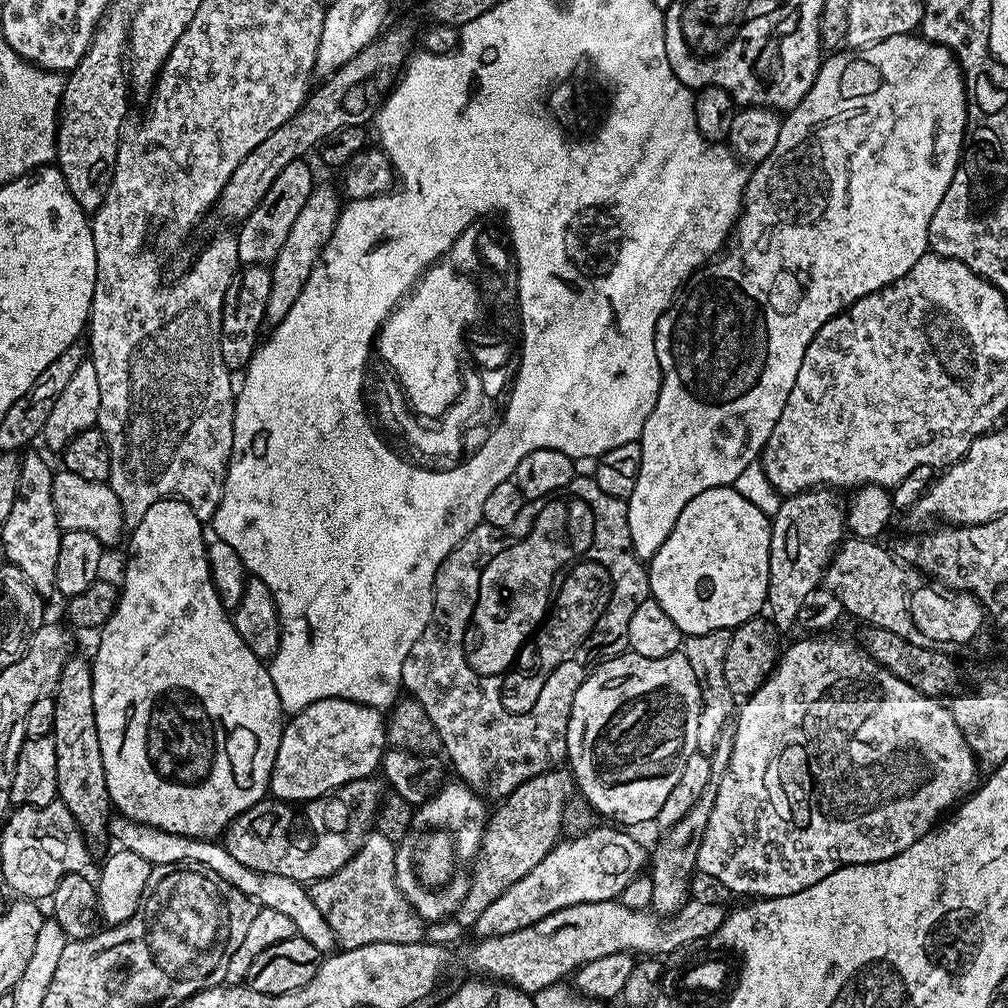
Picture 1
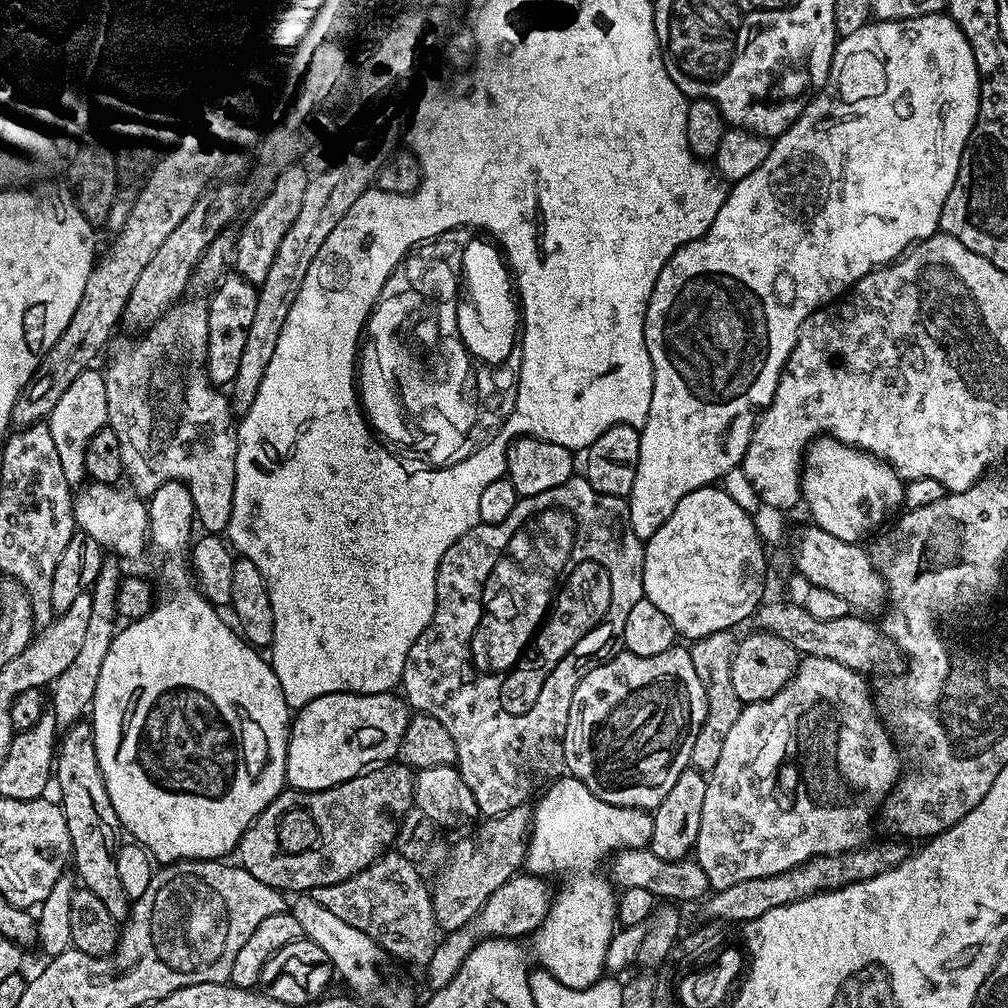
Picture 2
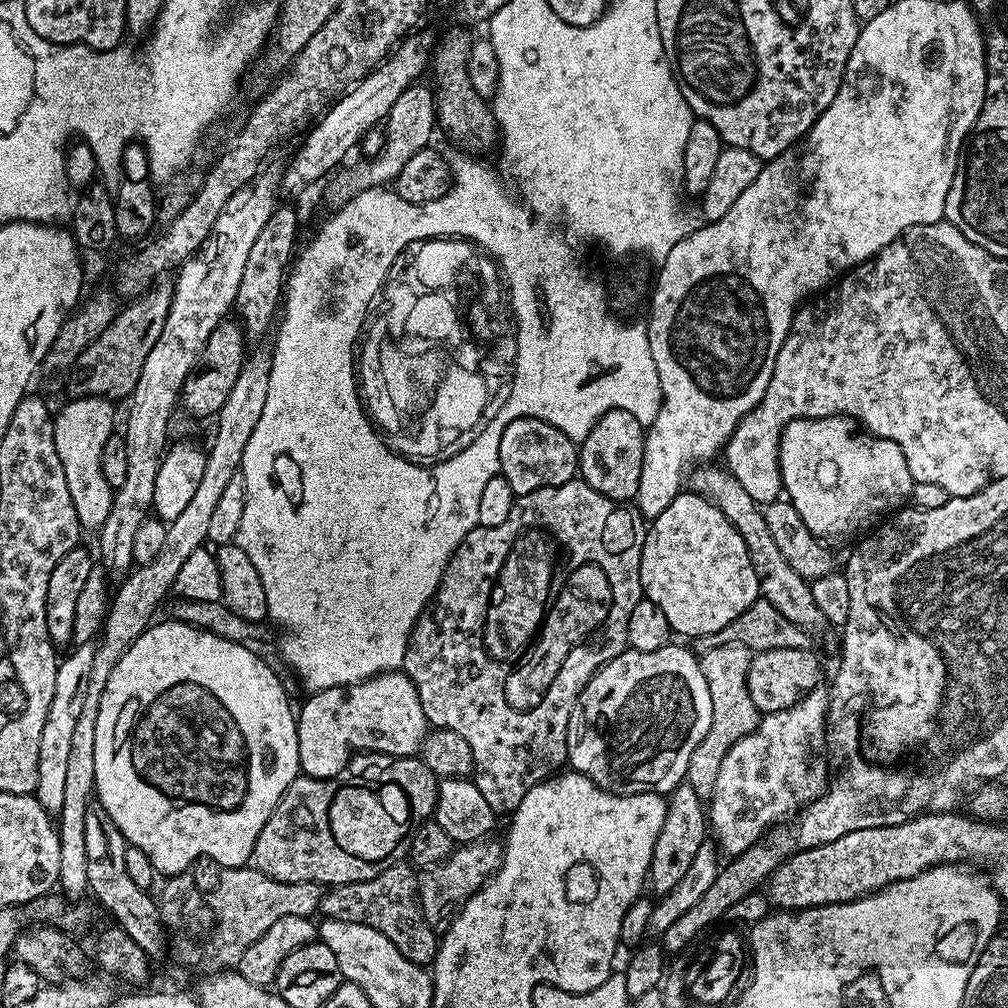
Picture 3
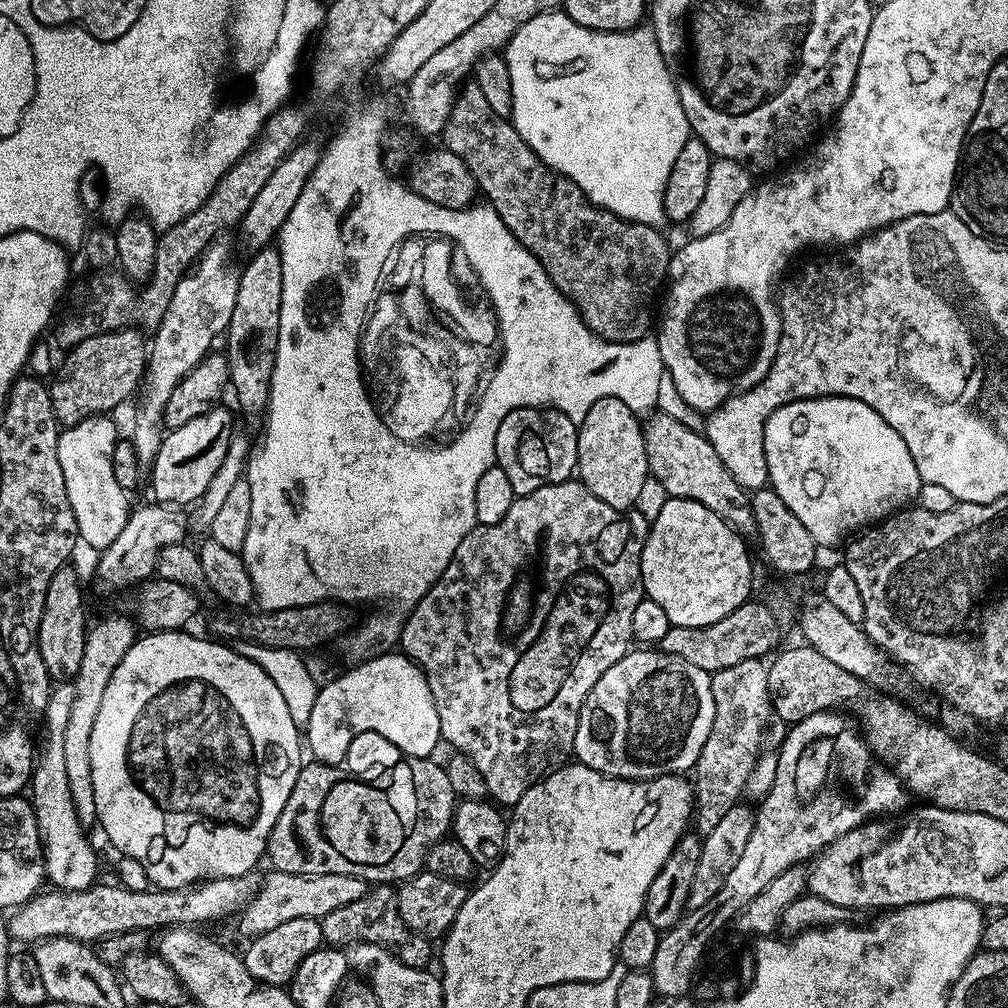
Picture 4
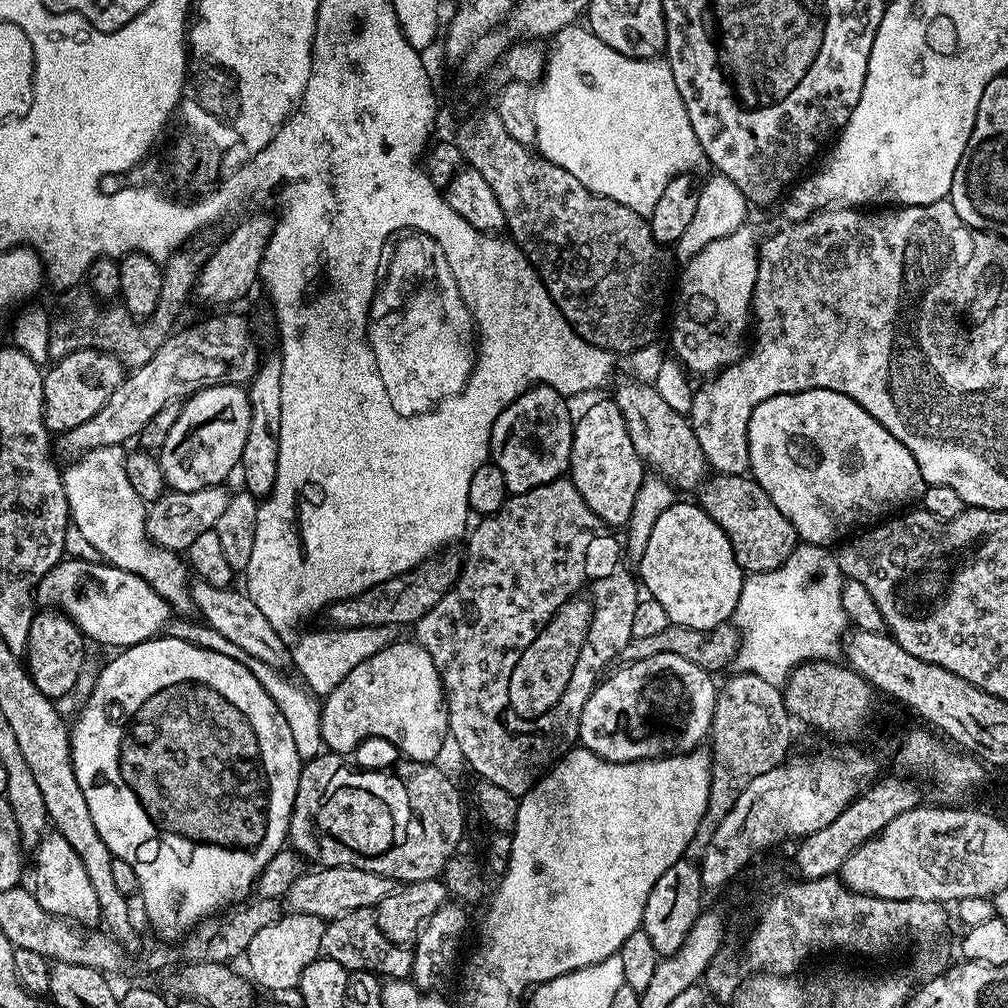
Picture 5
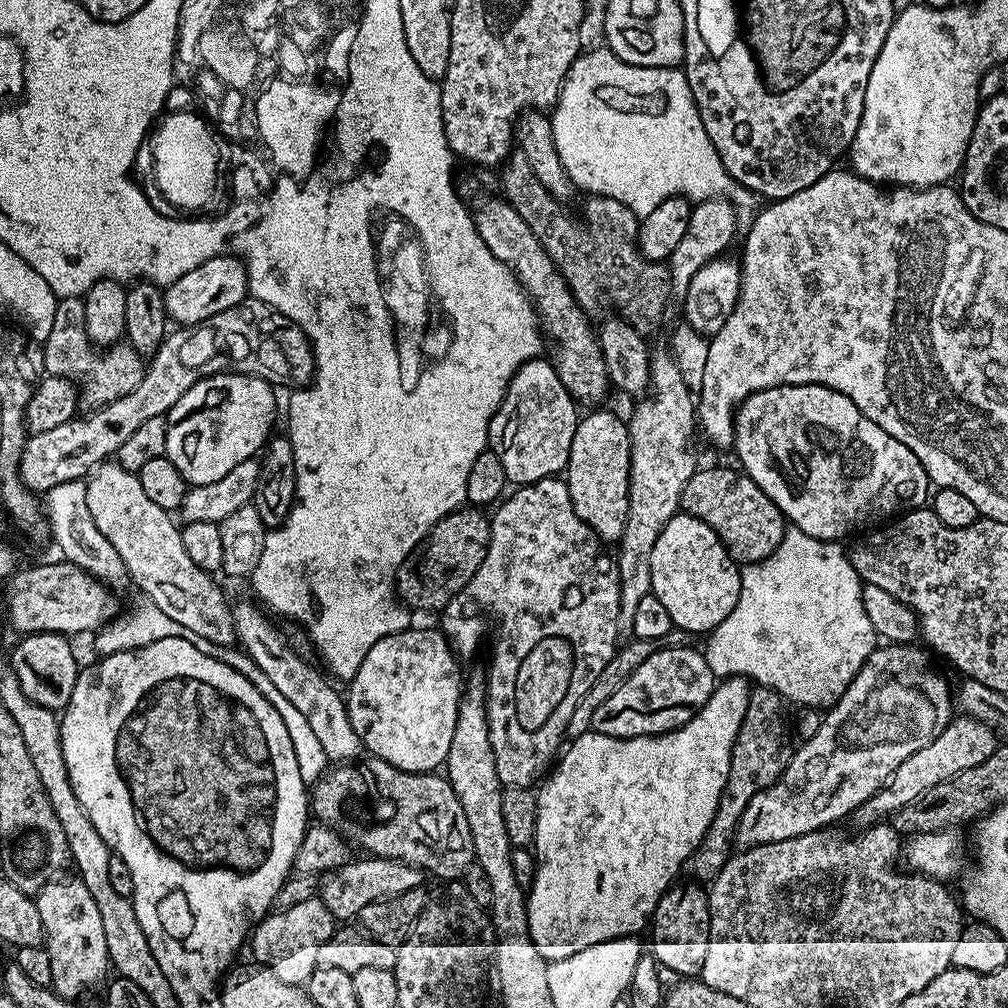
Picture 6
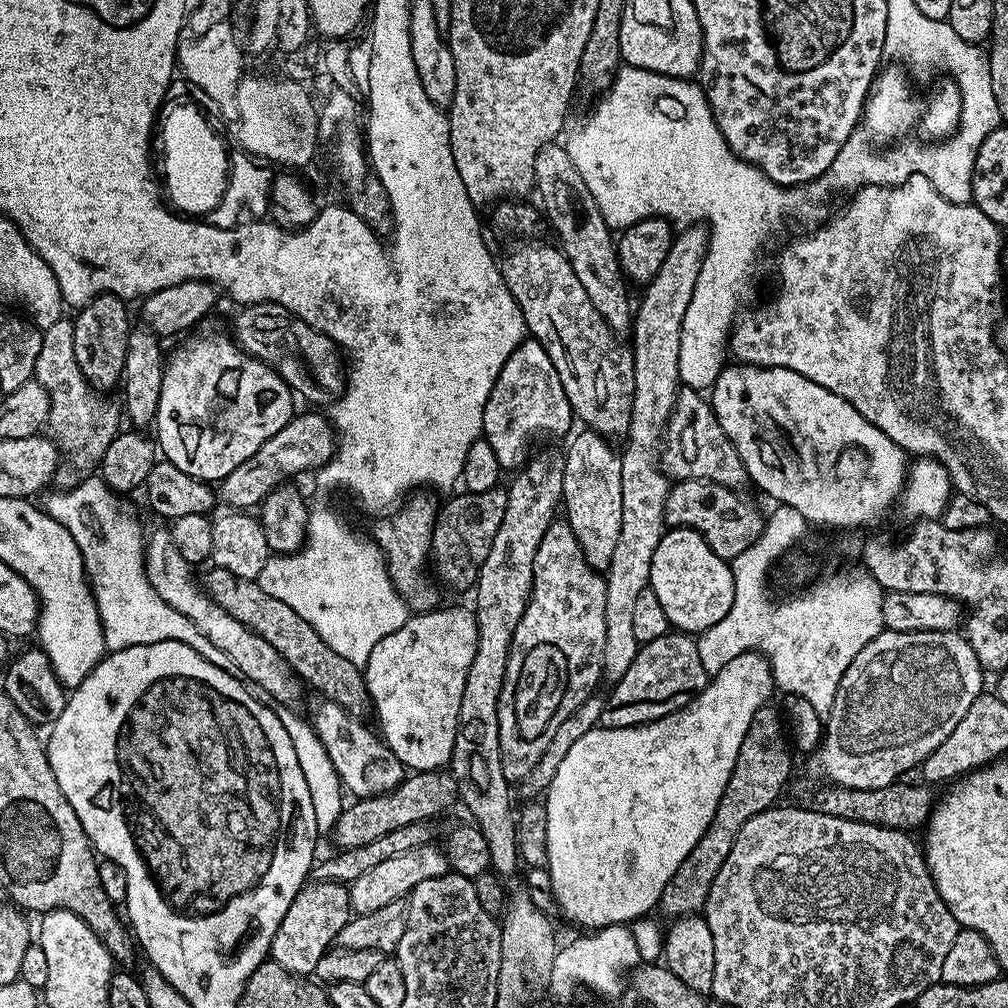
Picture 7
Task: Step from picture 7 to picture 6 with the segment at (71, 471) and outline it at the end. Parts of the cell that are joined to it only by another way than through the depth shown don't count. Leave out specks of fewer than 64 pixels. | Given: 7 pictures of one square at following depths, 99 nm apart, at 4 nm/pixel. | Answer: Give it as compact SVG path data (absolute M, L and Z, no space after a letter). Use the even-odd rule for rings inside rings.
M66 296L56 301L54 326L50 338L42 342L44 370L49 376L65 376L78 385L78 404L81 409L95 410L118 398L126 398L138 382L142 382L145 357L139 356L126 342L97 347L86 334L86 310L78 296Z

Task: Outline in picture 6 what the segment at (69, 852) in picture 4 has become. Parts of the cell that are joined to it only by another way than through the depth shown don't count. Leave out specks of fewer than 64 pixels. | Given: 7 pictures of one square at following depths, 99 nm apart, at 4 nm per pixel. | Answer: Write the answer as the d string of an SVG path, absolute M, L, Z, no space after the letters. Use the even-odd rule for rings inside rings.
M68 875L46 880L34 899L38 918L42 918L44 944L50 954L51 989L66 1000L76 1000L95 984L105 983L104 975L110 972L110 965L98 905L90 898L90 890L86 890L79 875Z

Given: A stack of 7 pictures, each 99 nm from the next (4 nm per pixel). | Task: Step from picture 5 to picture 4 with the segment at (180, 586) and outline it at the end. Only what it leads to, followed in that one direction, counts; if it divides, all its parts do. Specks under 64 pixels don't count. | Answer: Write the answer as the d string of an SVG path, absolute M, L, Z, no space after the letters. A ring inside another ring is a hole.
M108 414L91 416L77 424L67 425L58 438L58 462L66 482L66 494L70 498L70 510L74 510L76 531L95 550L108 548L128 521L129 493L118 486L114 478L114 446L118 439L116 424Z

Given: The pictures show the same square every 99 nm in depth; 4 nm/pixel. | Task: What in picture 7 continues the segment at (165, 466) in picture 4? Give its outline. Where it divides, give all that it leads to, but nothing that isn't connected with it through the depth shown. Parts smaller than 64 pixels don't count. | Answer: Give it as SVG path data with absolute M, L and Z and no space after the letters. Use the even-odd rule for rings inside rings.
M200 336L197 340L186 341L176 356L167 357L154 436L163 459L178 466L178 470L186 470L186 474L196 480L219 482L230 474L230 470L242 466L250 454L258 454L260 447L288 424L294 415L292 400L294 393L287 382L268 364L244 351L235 339Z

